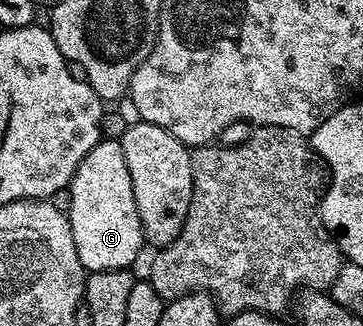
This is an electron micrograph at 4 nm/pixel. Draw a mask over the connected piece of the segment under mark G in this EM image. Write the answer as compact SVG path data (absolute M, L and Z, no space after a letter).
M98 140L87 158L79 162L79 170L75 170L67 189L68 196L71 234L75 238L75 250L79 250L79 262L86 273L132 269L147 241L139 222L135 190L131 190L131 174L127 171L127 158L123 158L120 140Z

